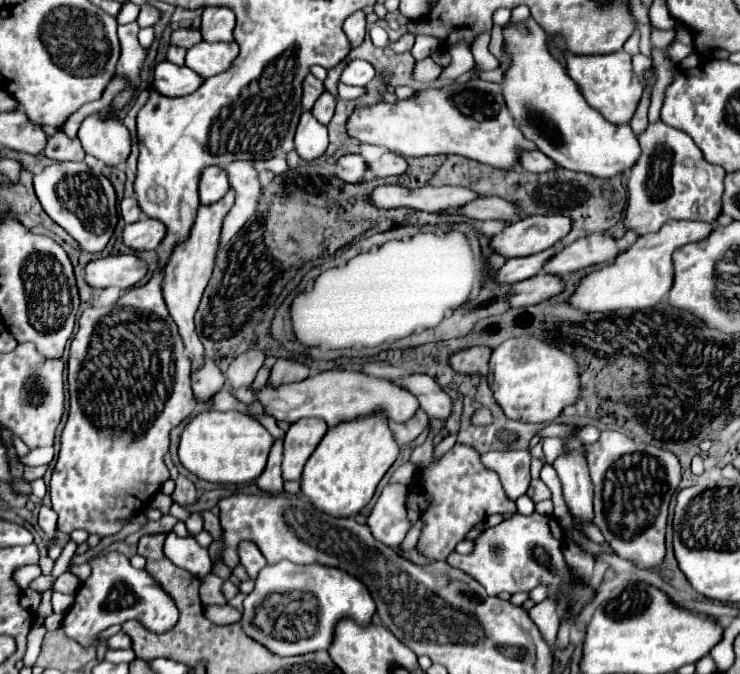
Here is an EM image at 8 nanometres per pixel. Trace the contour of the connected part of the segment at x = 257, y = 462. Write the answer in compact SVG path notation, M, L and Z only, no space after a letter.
M200 412L184 428L178 444L182 466L202 480L218 484L246 484L256 480L266 468L274 438L270 432L242 412Z

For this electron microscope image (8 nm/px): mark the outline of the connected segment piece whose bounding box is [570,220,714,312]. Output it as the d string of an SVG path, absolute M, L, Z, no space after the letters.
M668 220L656 234L640 236L612 264L582 278L576 294L570 298L570 304L586 312L606 312L618 308L650 308L658 304L670 292L674 282L672 252L690 242L704 240L712 230L714 226L706 222Z

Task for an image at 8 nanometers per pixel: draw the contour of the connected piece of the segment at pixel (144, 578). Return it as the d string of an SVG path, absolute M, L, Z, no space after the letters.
M118 552L94 558L90 562L92 574L82 584L80 598L66 612L62 628L66 636L76 640L80 646L98 646L98 636L114 624L124 624L126 620L140 620L152 632L166 632L178 622L178 608L174 600L150 578L148 572L130 566L130 560Z

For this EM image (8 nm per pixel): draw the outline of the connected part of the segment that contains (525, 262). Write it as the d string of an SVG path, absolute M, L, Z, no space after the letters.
M548 248L544 252L532 254L532 256L524 256L524 258L510 258L498 272L498 280L500 282L522 282L534 274L542 272L542 266L546 264L546 260L550 256L554 256L558 250L556 248Z

